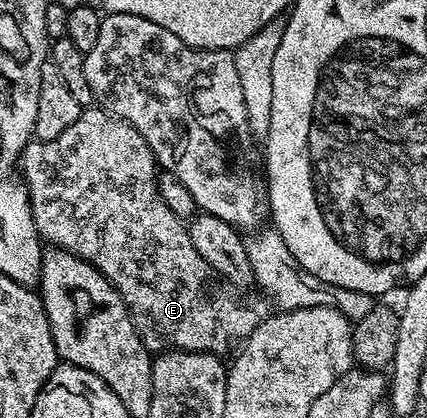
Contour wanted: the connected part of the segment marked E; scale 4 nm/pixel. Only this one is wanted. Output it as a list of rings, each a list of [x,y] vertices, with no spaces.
[[[98,108],[80,109],[77,120],[57,136],[57,140],[45,140],[44,142],[33,140],[23,150],[19,158],[18,169],[21,171],[23,183],[27,185],[27,195],[31,197],[31,215],[35,221],[35,231],[39,233],[40,239],[48,247],[67,250],[75,254],[81,260],[85,260],[90,266],[95,266],[115,286],[115,291],[121,296],[121,300],[131,313],[131,319],[135,325],[135,331],[139,339],[145,343],[148,350],[152,352],[166,352],[168,350],[192,350],[193,352],[205,352],[206,354],[226,355],[227,346],[242,343],[252,334],[261,321],[261,313],[255,306],[242,302],[238,293],[232,292],[221,281],[218,274],[212,270],[205,260],[201,260],[201,252],[193,248],[193,240],[189,236],[184,219],[177,217],[161,200],[159,195],[159,183],[157,181],[157,163],[153,152],[139,132],[127,122],[120,118],[114,118],[105,110]]]

